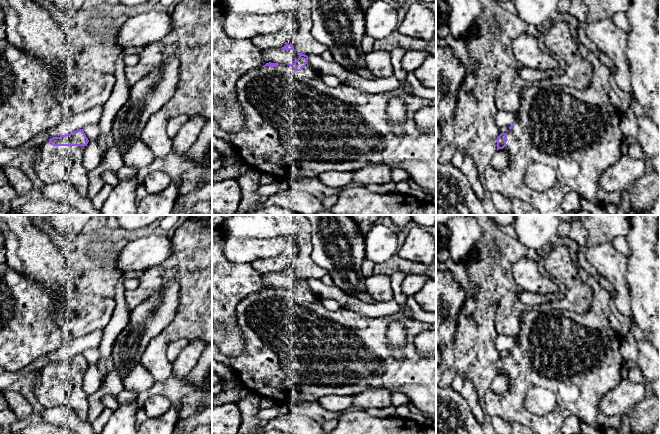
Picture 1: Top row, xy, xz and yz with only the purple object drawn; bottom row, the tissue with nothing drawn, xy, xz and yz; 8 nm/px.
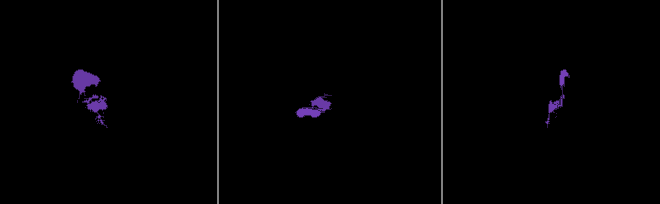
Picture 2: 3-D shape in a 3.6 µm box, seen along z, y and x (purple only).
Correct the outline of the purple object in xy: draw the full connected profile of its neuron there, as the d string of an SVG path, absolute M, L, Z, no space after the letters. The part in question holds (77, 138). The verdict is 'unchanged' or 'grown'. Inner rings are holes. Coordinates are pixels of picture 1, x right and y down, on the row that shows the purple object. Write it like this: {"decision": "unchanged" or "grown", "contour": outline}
{"decision": "grown", "contour": "M83 129L53 137L38 146L34 168L45 184L70 183L81 196L89 186L88 171L83 166L83 154L89 140Z"}

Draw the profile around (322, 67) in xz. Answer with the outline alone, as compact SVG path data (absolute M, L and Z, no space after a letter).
M317 55L308 56L308 62L319 75L334 75L339 78L341 84L350 85L365 92L377 94L402 89L406 93L415 95L413 88L408 81L403 83L395 76L383 77L374 80L366 79L346 70L335 61L328 62L325 61L321 56Z

